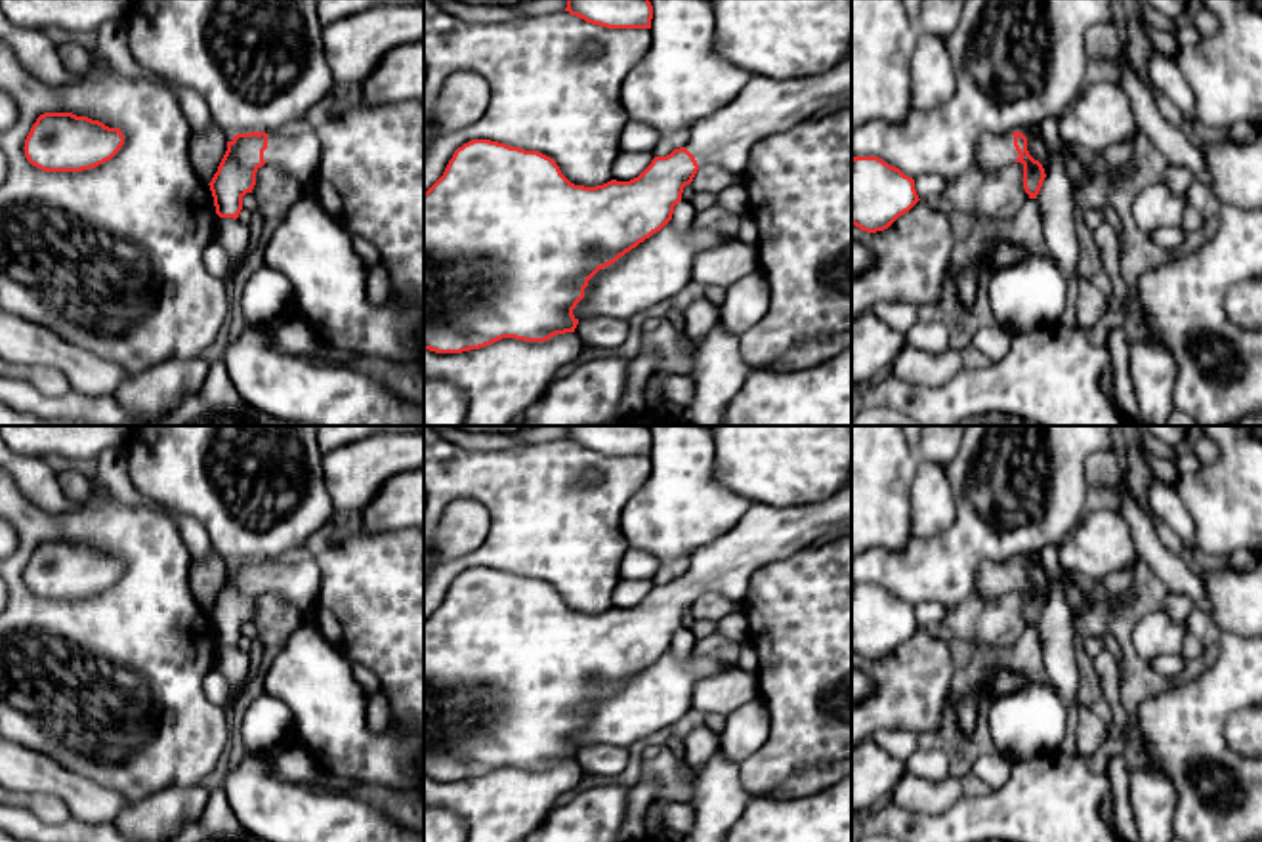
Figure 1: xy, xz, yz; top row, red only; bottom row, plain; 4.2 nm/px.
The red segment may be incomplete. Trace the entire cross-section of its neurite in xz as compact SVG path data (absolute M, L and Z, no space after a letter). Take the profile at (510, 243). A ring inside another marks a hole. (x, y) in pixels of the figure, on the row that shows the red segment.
M852 55L834 69L792 80L752 76L745 90L714 115L689 128L687 143L651 164L630 181L611 179L584 187L571 183L554 158L491 139L472 139L458 147L443 176L424 193L424 349L462 353L491 346L502 338L546 342L556 334L575 332L573 315L584 298L588 281L603 267L661 231L682 200L701 166L716 164L743 183L750 149L768 137L792 130L821 111L852 99Z

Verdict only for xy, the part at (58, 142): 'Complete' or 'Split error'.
Complete

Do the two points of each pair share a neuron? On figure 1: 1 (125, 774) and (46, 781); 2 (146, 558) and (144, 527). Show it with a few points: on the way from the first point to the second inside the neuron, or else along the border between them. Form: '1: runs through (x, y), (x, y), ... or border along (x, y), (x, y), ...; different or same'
1: border along (48, 757), (115, 789), (126, 802); different
2: runs through (146, 550), (144, 535); same

